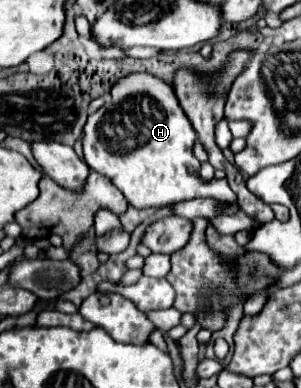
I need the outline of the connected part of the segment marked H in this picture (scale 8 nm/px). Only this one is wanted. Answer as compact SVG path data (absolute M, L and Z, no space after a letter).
M132 72L128 76L118 78L110 88L110 100L88 116L82 142L86 164L92 170L108 176L112 184L116 184L116 188L122 190L128 204L136 208L162 208L172 202L192 198L214 198L222 204L236 204L236 194L228 186L226 178L212 178L208 182L200 178L200 160L192 154L196 132L188 122L188 116L184 116L174 88L152 74Z

